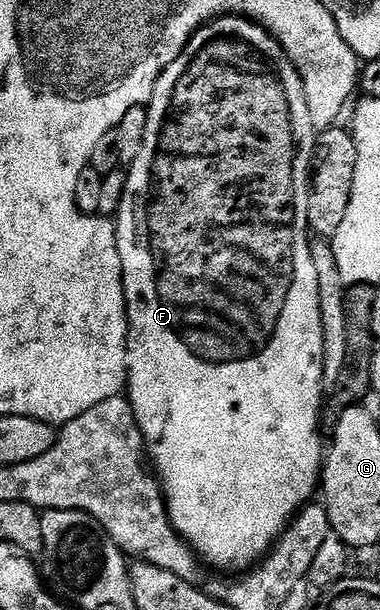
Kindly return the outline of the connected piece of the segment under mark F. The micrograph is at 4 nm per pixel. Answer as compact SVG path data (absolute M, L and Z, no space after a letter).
M242 16L217 18L199 29L187 41L187 47L183 49L181 56L177 56L177 60L173 60L173 64L169 64L169 68L165 68L162 77L157 80L157 84L153 88L153 96L145 109L147 111L145 140L141 152L137 152L137 160L130 162L129 169L126 171L127 187L123 189L123 203L119 205L117 229L115 231L115 238L119 241L120 247L125 248L119 255L123 269L123 291L127 301L127 385L125 390L130 397L131 407L135 413L139 430L143 433L143 445L146 453L149 455L150 461L151 458L155 461L156 471L154 470L154 473L161 483L163 497L167 503L167 514L171 517L171 524L174 526L176 534L204 563L207 561L209 565L216 566L219 570L243 572L254 567L270 551L279 535L290 526L292 518L314 499L311 498L314 494L316 497L321 486L325 446L324 443L323 446L319 443L319 409L325 406L325 387L323 384L324 340L323 329L321 328L321 302L319 300L319 285L317 284L317 268L313 268L312 239L309 237L307 225L309 175L313 170L317 131L314 124L311 123L309 104L305 100L305 92L303 91L303 82L299 78L299 73L295 71L294 64L288 60L287 53L283 51L279 41L272 34L267 33L260 23Z

